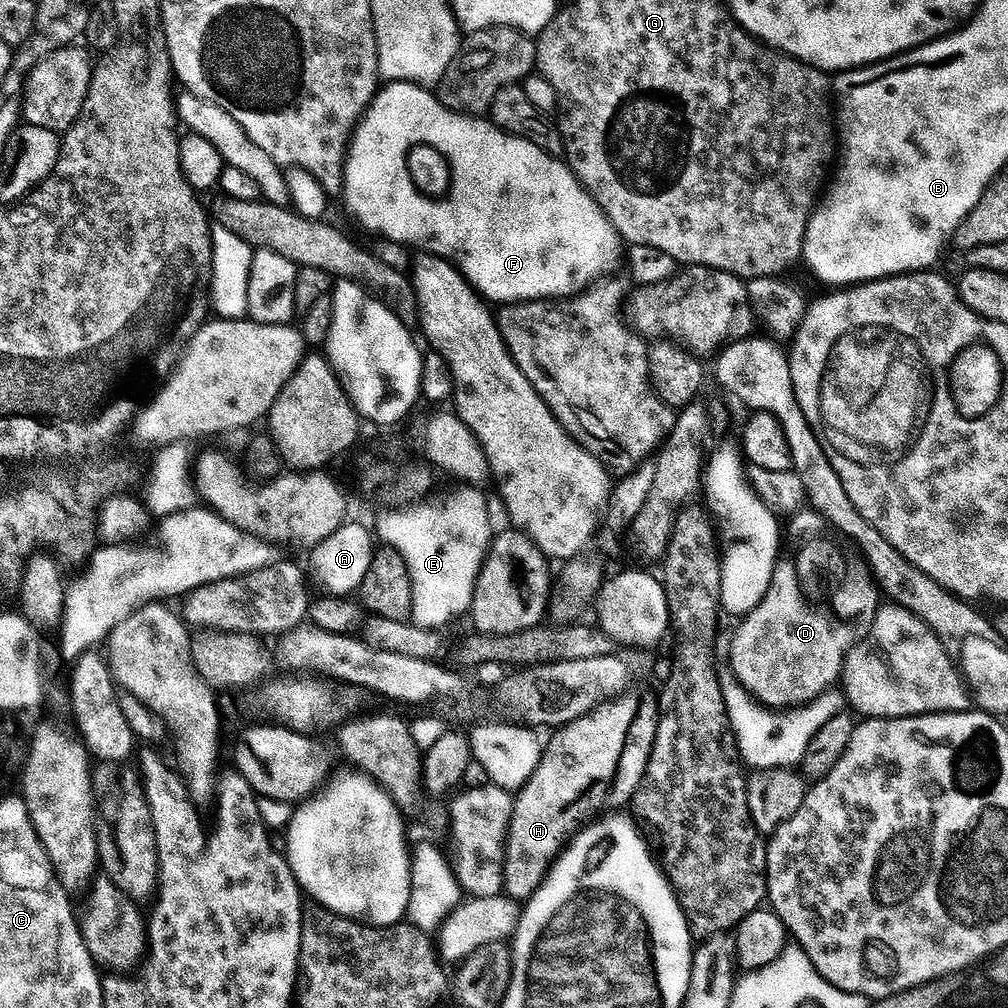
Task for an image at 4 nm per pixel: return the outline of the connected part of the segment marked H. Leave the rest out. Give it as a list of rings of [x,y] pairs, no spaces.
[[[632,694],[618,695],[596,705],[592,712],[574,723],[561,727],[547,741],[546,751],[530,782],[515,793],[512,826],[504,846],[504,892],[517,902],[531,900],[540,889],[554,861],[568,848],[570,841],[587,825],[587,818],[578,818],[578,794],[600,774],[610,774],[618,758],[624,732],[634,712]]]

